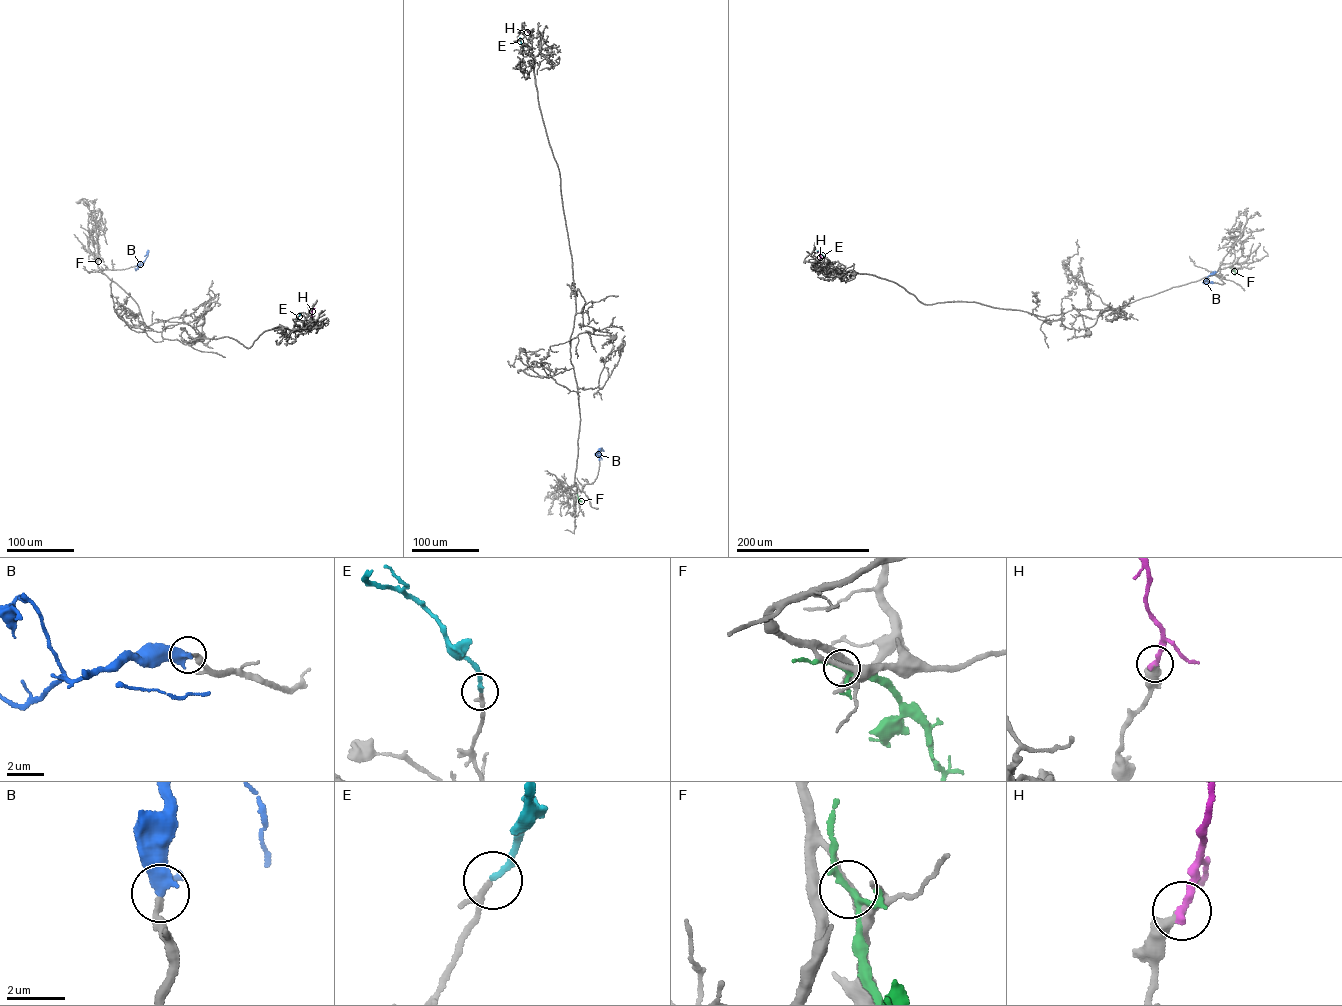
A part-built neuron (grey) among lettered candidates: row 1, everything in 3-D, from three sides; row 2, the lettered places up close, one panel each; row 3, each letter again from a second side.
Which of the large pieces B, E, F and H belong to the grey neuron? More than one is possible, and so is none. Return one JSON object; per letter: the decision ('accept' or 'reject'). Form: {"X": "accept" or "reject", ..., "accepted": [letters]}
{"B": "accept", "E": "accept", "F": "reject", "H": "accept", "accepted": ["B", "E", "H"]}

